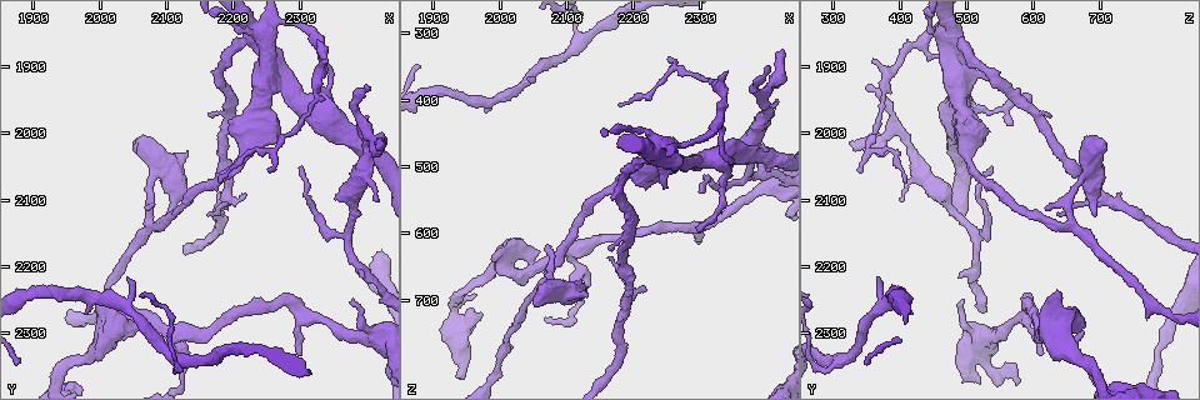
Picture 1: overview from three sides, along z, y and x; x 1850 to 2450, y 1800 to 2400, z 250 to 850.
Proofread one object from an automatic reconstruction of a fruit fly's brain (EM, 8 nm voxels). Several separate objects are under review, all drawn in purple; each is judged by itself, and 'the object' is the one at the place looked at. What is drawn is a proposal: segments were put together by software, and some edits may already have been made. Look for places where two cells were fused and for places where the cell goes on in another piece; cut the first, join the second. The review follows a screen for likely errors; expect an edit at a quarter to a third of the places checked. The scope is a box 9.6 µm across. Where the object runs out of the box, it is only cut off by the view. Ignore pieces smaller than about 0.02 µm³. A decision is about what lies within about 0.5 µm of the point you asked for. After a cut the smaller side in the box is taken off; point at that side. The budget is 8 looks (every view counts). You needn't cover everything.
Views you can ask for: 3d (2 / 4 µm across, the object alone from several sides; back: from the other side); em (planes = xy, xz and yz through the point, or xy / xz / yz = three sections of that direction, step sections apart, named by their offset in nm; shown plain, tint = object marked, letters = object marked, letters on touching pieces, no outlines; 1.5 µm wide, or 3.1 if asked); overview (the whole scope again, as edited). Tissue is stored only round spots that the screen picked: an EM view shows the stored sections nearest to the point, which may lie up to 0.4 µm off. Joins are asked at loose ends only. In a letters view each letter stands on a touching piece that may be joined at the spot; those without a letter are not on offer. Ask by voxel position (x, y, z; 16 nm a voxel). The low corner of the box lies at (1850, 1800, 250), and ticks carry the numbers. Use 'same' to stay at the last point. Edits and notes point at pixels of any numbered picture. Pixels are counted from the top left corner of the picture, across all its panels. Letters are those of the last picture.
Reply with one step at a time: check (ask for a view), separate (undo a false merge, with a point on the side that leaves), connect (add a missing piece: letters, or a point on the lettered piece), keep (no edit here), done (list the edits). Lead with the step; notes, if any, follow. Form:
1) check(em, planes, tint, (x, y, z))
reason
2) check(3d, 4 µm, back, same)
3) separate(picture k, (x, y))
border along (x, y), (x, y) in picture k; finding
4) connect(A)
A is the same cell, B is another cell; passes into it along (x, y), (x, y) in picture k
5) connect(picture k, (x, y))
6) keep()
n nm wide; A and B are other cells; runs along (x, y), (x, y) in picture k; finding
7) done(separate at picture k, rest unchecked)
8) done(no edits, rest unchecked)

check(3d, 4 µm, back, (1990, 2235, 640))
an open end

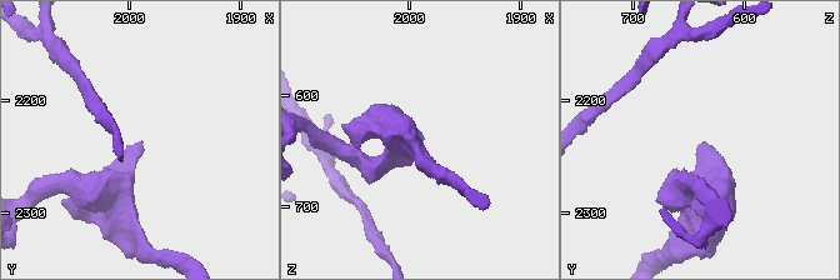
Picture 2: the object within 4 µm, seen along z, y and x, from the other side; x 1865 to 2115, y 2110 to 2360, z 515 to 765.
check(em, xz, step 8, tint, (1992, 2236, 640))

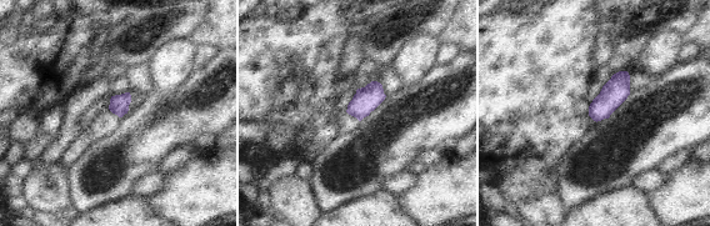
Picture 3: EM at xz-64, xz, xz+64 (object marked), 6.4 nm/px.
check(em, planes, letters, same)

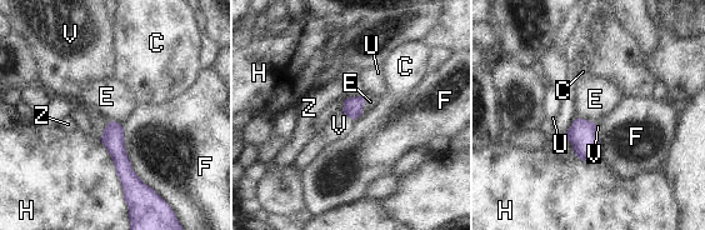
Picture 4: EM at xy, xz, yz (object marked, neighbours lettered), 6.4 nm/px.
keep()
F touches over 500 nm; C, E, F, H, U, V and Z are other cells; runs along (111, 125), (128, 190) in picture 4; none of them fits

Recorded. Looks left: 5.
check(em, xz, step 8, tint, (2300, 2045, 535))

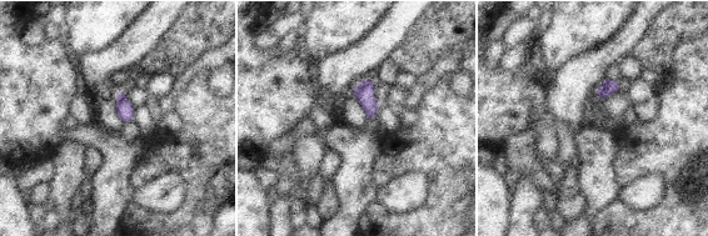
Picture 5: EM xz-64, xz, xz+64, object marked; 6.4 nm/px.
check(em, planes, letters, same)

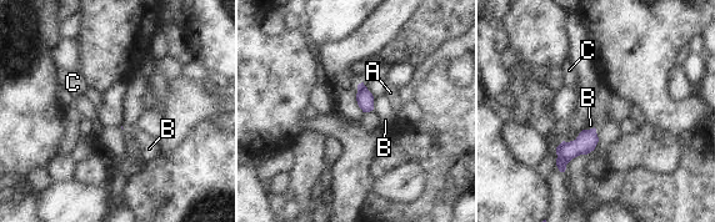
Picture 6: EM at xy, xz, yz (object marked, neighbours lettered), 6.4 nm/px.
keep()
A, B and C are other cells; border along (374, 97), (374, 107), (371, 110) in picture 6; none of them fits

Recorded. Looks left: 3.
check(3d, 2 µm, (2300, 2335, 610))
tapers out

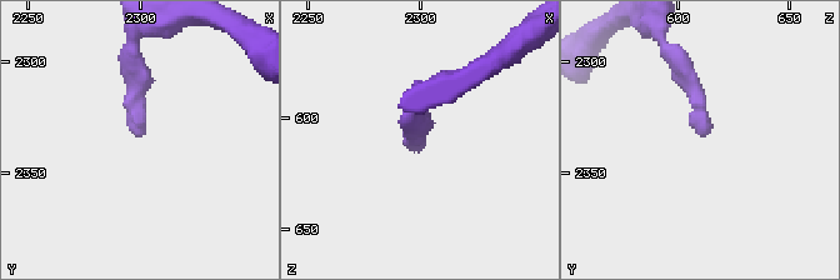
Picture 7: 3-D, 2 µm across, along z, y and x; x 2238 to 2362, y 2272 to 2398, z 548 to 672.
check(em, planes, plain, (2301, 2332, 612))
need the tissue

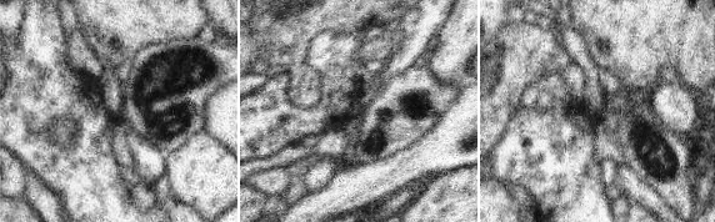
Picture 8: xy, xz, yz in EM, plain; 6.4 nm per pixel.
check(em, planes, letters, same)

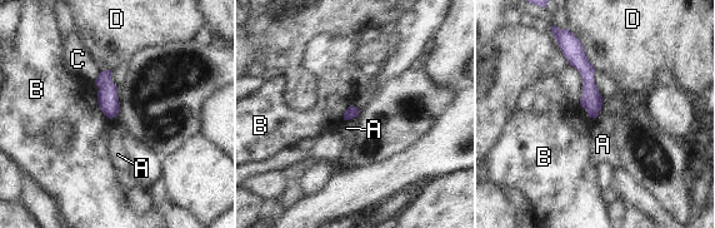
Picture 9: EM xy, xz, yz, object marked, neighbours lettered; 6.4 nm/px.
keep()
A, B, C and D are other cells; none of them fits

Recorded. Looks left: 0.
done(no edits, rest unchecked)

